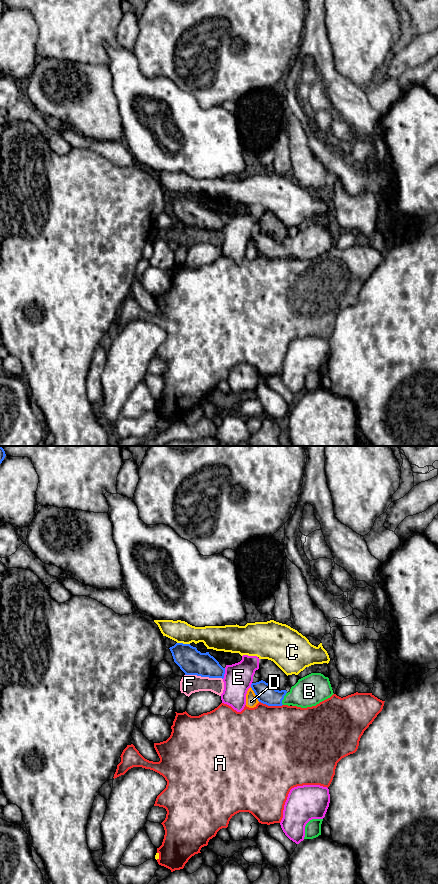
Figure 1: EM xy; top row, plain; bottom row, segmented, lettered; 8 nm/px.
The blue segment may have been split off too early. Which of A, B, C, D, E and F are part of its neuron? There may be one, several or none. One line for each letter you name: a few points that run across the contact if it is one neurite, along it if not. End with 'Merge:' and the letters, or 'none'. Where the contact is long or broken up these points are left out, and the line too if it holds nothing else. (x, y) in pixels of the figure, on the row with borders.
B: xy (265, 693), (271, 697), (283, 698), (294, 698), (309, 691)
Merge: B

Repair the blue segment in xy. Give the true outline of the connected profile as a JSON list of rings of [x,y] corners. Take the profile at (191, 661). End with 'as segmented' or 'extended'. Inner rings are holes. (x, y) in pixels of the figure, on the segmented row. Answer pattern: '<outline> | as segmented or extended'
[[[176,643],[169,649],[174,662],[185,675],[224,678],[225,668],[209,652],[201,653],[196,647],[183,643]]] | as segmented

